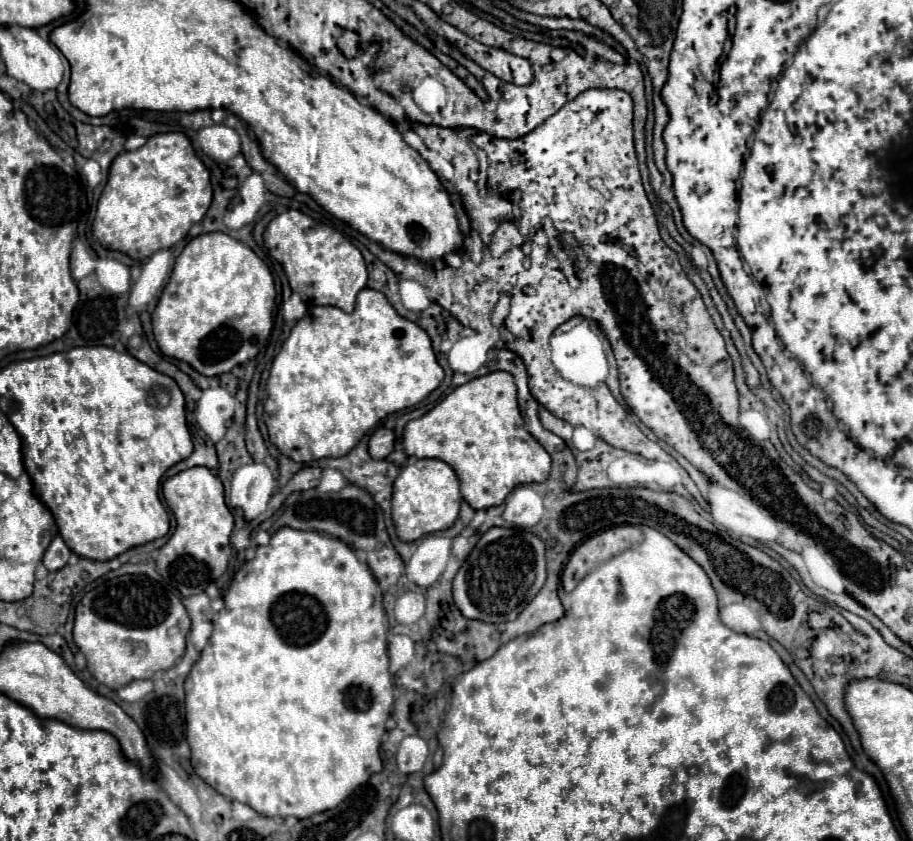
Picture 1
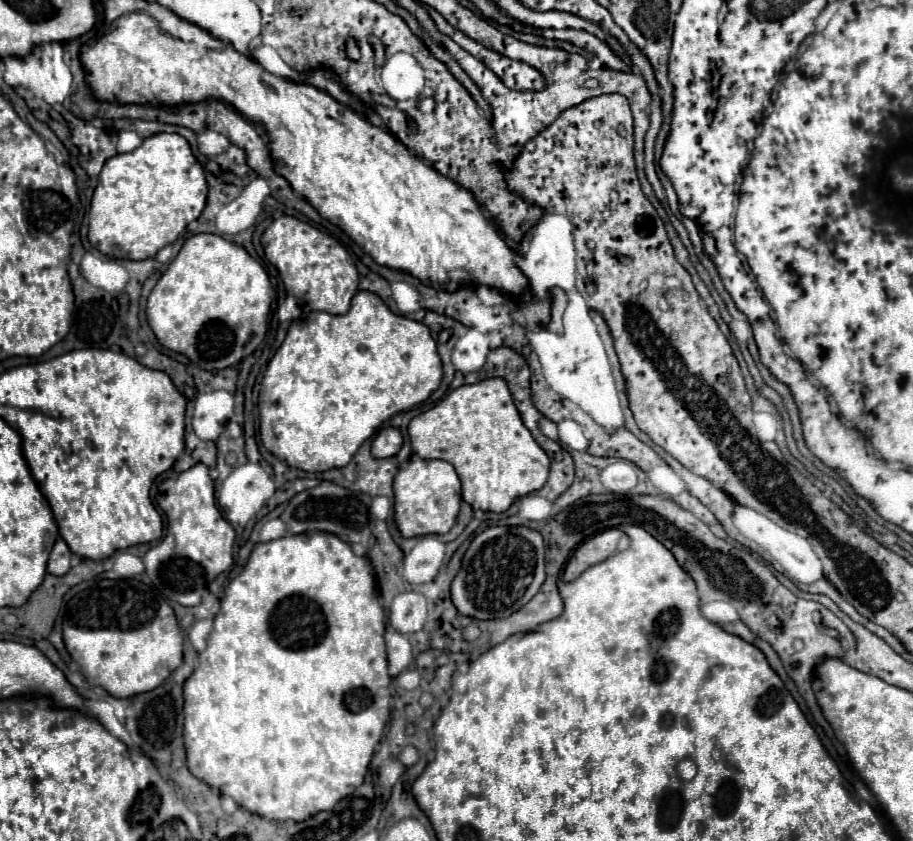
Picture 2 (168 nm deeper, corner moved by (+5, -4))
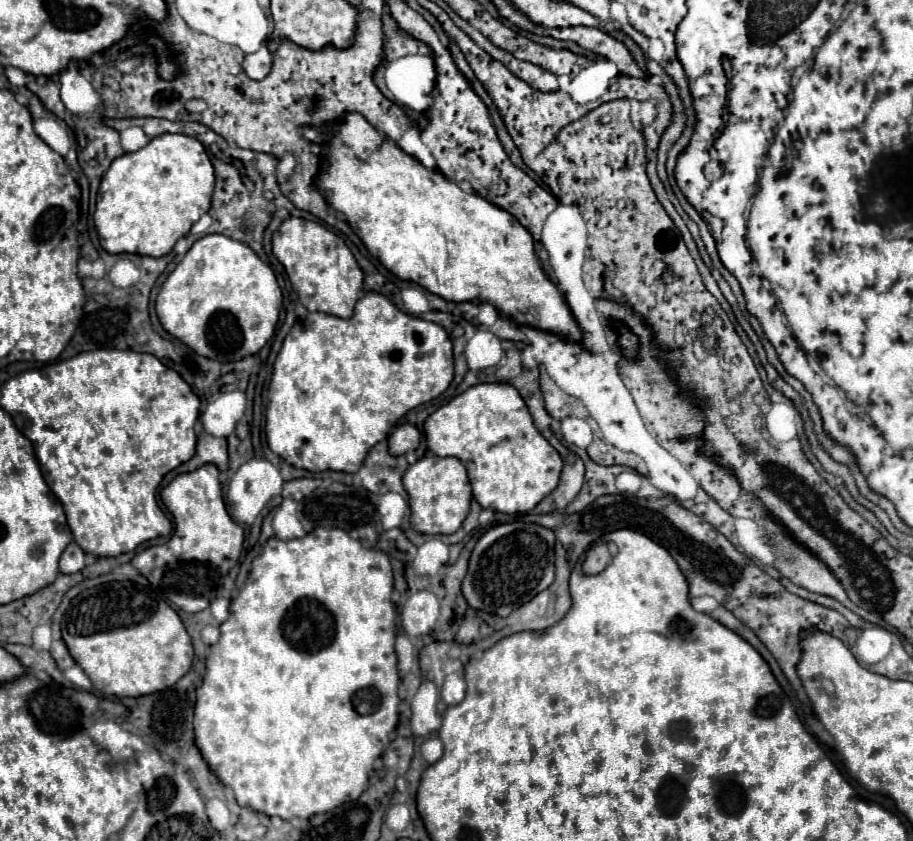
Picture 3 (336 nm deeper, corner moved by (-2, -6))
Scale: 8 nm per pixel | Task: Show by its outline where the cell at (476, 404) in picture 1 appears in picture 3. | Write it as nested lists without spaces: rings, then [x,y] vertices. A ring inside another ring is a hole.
[[[475,384],[455,396],[427,418],[425,438],[433,454],[455,456],[465,464],[473,496],[483,508],[503,514],[529,512],[559,484],[563,460],[539,434],[511,384]]]

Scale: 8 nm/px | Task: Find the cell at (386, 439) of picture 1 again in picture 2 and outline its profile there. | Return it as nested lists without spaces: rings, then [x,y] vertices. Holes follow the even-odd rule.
[[[382,428],[372,440],[374,458],[390,458],[402,446],[402,434],[396,428]]]

